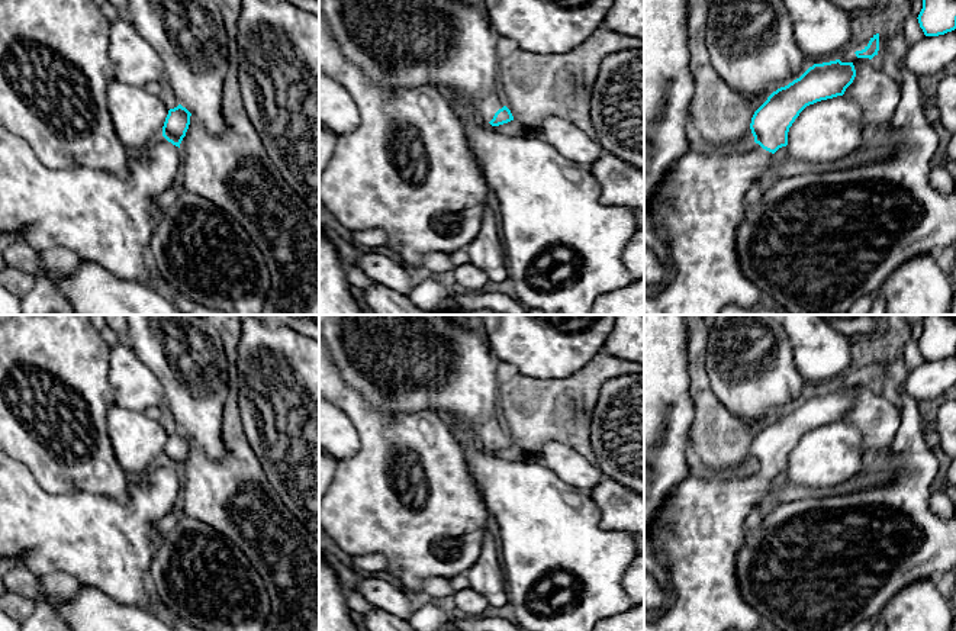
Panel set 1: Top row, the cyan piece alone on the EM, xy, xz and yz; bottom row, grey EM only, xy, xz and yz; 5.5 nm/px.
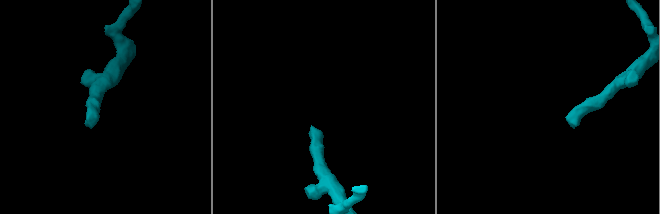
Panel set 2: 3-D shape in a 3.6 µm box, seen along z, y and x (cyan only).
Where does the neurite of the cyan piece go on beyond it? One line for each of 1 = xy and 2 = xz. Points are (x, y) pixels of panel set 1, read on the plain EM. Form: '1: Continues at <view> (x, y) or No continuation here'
1: Continues at xy (102, 543)
2: Continues at xz (399, 363)

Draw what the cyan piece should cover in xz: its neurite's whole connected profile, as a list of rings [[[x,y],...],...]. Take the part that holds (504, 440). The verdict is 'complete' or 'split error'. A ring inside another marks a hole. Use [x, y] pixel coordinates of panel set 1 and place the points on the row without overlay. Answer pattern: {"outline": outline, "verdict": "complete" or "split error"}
{"outline": [[[319,315],[319,337],[345,383],[373,409],[386,415],[434,411],[451,424],[463,425],[480,445],[492,451],[514,445],[500,416],[499,360],[477,321],[464,323],[451,315]]], "verdict": "split error"}

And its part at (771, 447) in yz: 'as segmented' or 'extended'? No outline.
extended

